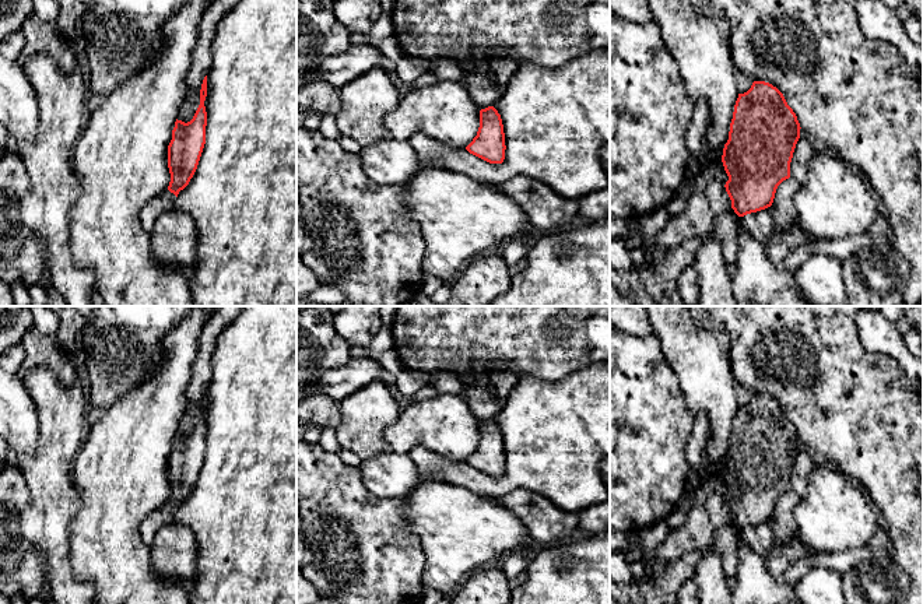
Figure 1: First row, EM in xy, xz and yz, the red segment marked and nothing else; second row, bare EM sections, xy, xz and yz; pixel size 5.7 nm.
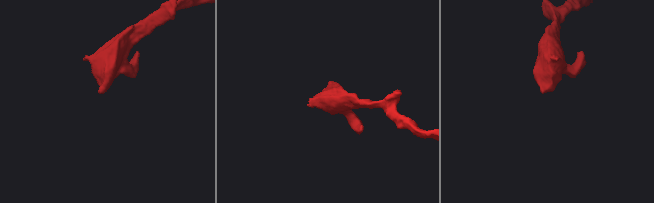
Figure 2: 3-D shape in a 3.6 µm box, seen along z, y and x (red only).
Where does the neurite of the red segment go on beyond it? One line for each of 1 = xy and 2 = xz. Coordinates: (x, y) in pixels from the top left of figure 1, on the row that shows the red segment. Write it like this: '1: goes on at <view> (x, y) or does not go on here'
1: goes on at xy (165, 202)
2: goes on at xz (483, 91)

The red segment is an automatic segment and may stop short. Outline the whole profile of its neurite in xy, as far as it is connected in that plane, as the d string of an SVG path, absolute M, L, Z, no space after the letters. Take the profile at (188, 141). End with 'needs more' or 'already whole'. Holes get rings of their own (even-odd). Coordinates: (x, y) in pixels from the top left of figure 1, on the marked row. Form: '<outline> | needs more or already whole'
M207 76L203 80L200 89L200 105L187 123L178 120L172 130L172 140L168 145L168 168L171 182L168 189L152 199L141 213L141 222L147 231L151 231L157 218L168 211L175 211L176 197L193 178L204 144L206 144L206 126L207 112L204 101L207 96Z | needs more

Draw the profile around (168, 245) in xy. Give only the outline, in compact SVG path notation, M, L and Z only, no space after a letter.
M185 213L161 214L150 231L150 238L152 252L161 261L186 267L196 260L196 224Z

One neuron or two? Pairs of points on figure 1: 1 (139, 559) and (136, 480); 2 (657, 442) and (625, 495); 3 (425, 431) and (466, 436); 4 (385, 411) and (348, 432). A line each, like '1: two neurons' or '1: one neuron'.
1: one neuron
2: one neuron
3: one neuron
4: one neuron

